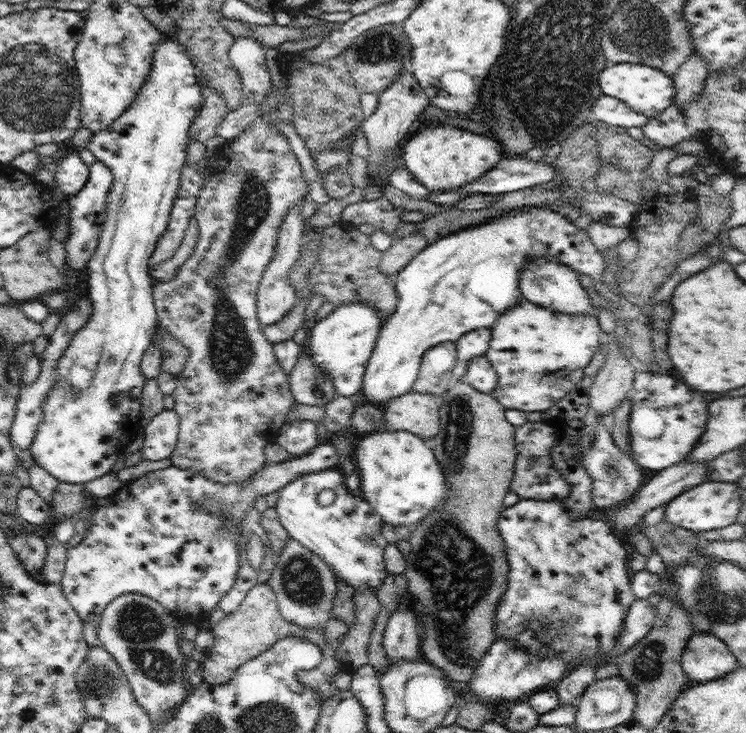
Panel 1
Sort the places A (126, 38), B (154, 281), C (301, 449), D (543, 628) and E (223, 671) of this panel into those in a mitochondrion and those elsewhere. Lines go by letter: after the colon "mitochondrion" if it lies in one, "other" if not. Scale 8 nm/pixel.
A: mitochondrion
B: other
C: other
D: mitochondrion
E: other

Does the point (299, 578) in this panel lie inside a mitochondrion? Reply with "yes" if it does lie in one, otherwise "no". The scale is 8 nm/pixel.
yes

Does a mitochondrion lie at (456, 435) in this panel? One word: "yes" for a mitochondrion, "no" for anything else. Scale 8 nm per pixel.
yes

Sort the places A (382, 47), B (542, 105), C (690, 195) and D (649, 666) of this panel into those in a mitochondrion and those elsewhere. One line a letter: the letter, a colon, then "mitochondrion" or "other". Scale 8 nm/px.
A: mitochondrion
B: mitochondrion
C: other
D: mitochondrion

